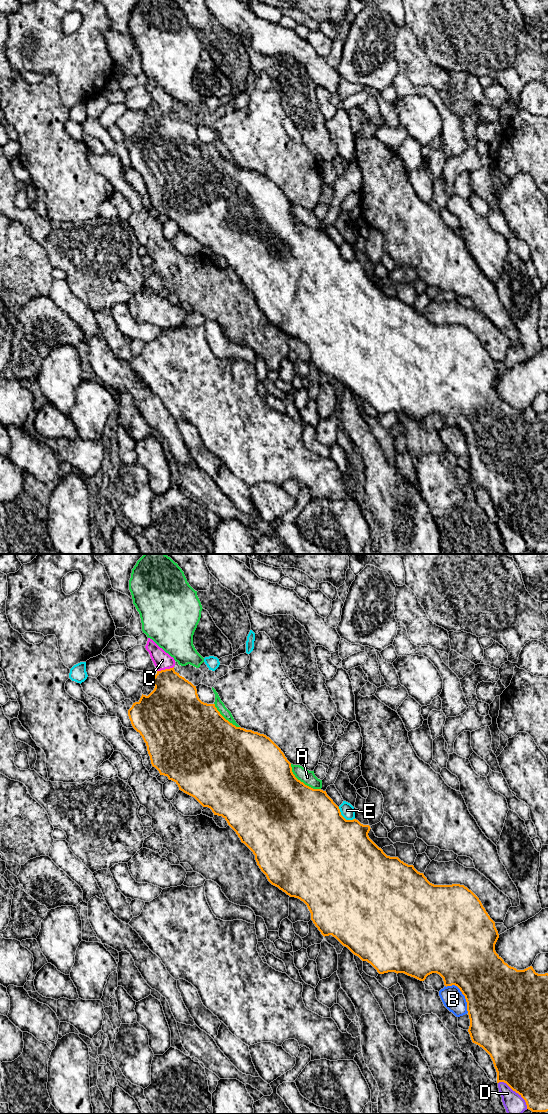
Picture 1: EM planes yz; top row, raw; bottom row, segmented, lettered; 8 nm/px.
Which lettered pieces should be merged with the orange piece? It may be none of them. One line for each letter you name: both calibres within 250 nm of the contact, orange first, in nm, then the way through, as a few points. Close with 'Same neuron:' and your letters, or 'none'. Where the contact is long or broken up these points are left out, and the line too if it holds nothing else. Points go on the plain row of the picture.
C: 360/140 nm | across yz (174, 138), (165, 109), (162, 100)
Same neuron: C

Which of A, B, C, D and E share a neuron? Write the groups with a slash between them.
A / B / C / D / E

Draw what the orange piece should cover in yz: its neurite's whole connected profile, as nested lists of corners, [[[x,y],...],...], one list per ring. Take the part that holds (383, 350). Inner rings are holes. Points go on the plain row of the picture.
[[[148,78],[145,88],[157,109],[157,114],[150,120],[155,128],[148,136],[142,134],[140,140],[133,143],[128,150],[128,156],[133,168],[140,173],[146,183],[152,206],[159,211],[160,215],[167,216],[169,220],[174,221],[178,225],[179,230],[194,237],[203,247],[210,248],[214,255],[222,256],[236,272],[241,282],[253,292],[257,305],[266,315],[268,321],[290,337],[298,338],[307,345],[311,353],[311,360],[324,377],[329,375],[335,377],[362,401],[370,403],[379,414],[388,412],[404,413],[424,421],[428,415],[437,413],[443,418],[446,427],[457,426],[467,442],[467,451],[470,459],[468,472],[471,480],[490,495],[497,512],[497,523],[506,523],[525,540],[527,549],[532,552],[547,552],[548,413],[538,414],[532,406],[524,410],[517,410],[505,403],[495,391],[495,384],[499,378],[495,362],[490,358],[479,338],[471,330],[460,324],[434,325],[427,320],[423,313],[418,312],[413,305],[404,303],[398,297],[387,296],[369,278],[368,273],[371,269],[369,265],[363,265],[356,259],[346,260],[341,255],[339,247],[327,235],[326,231],[313,229],[295,217],[291,203],[269,177],[252,170],[236,167],[220,154],[215,144],[202,142],[198,137],[196,126],[174,110],[174,98],[160,88],[152,79]]]

